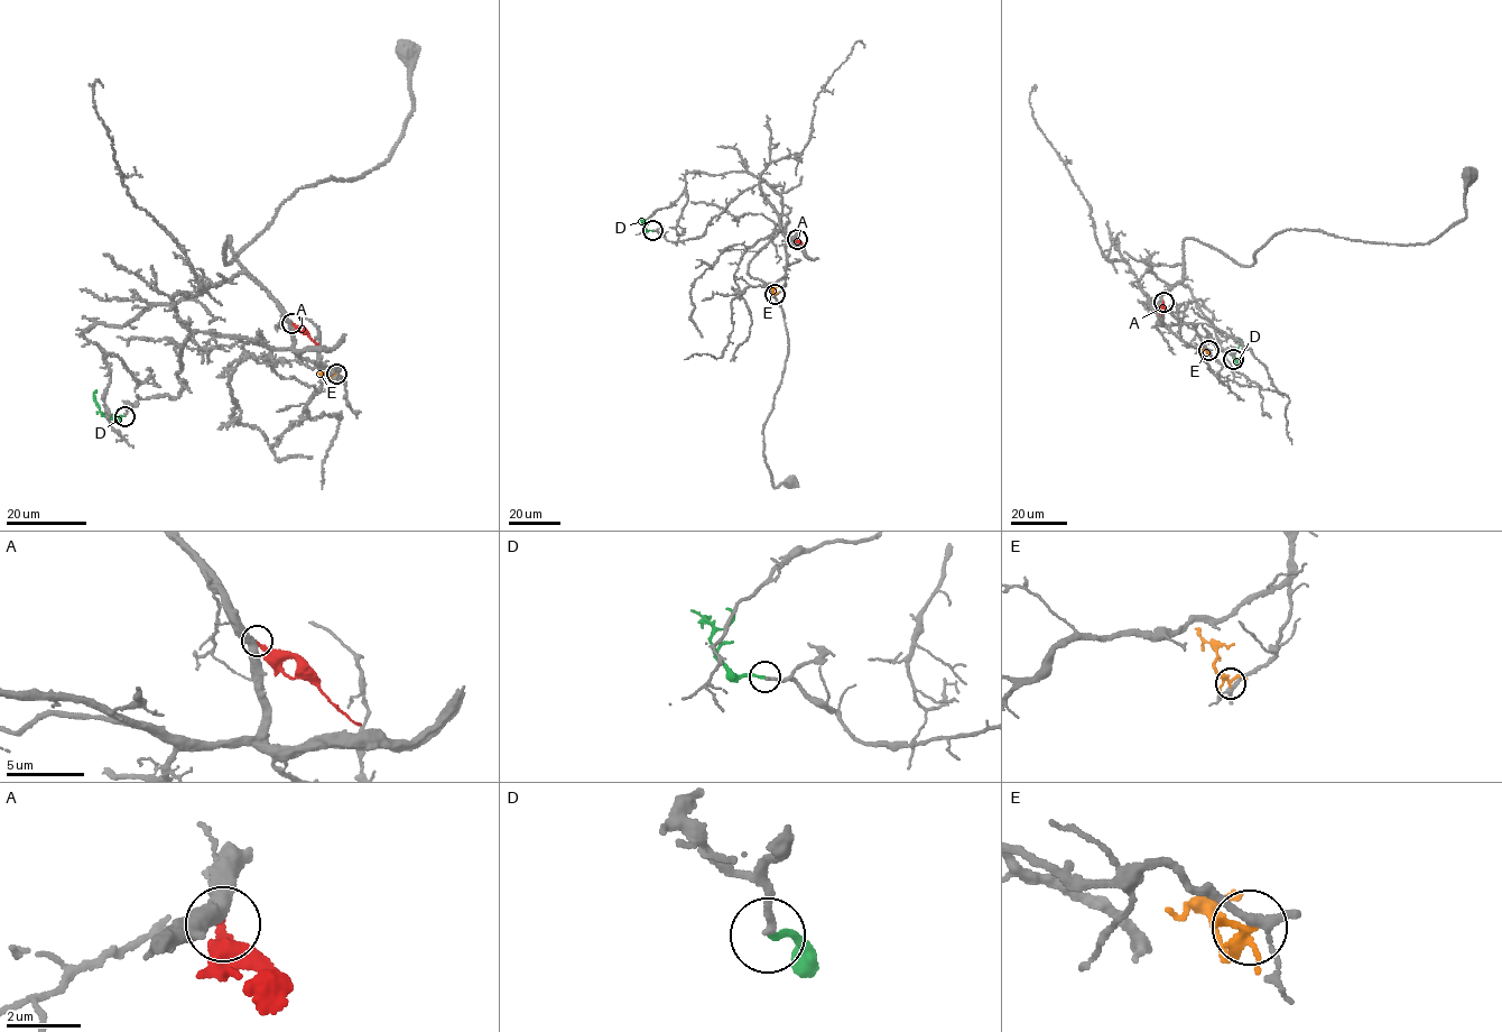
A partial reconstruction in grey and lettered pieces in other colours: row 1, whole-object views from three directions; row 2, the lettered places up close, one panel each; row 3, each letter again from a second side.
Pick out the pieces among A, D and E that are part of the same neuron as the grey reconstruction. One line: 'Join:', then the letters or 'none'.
Join: D

